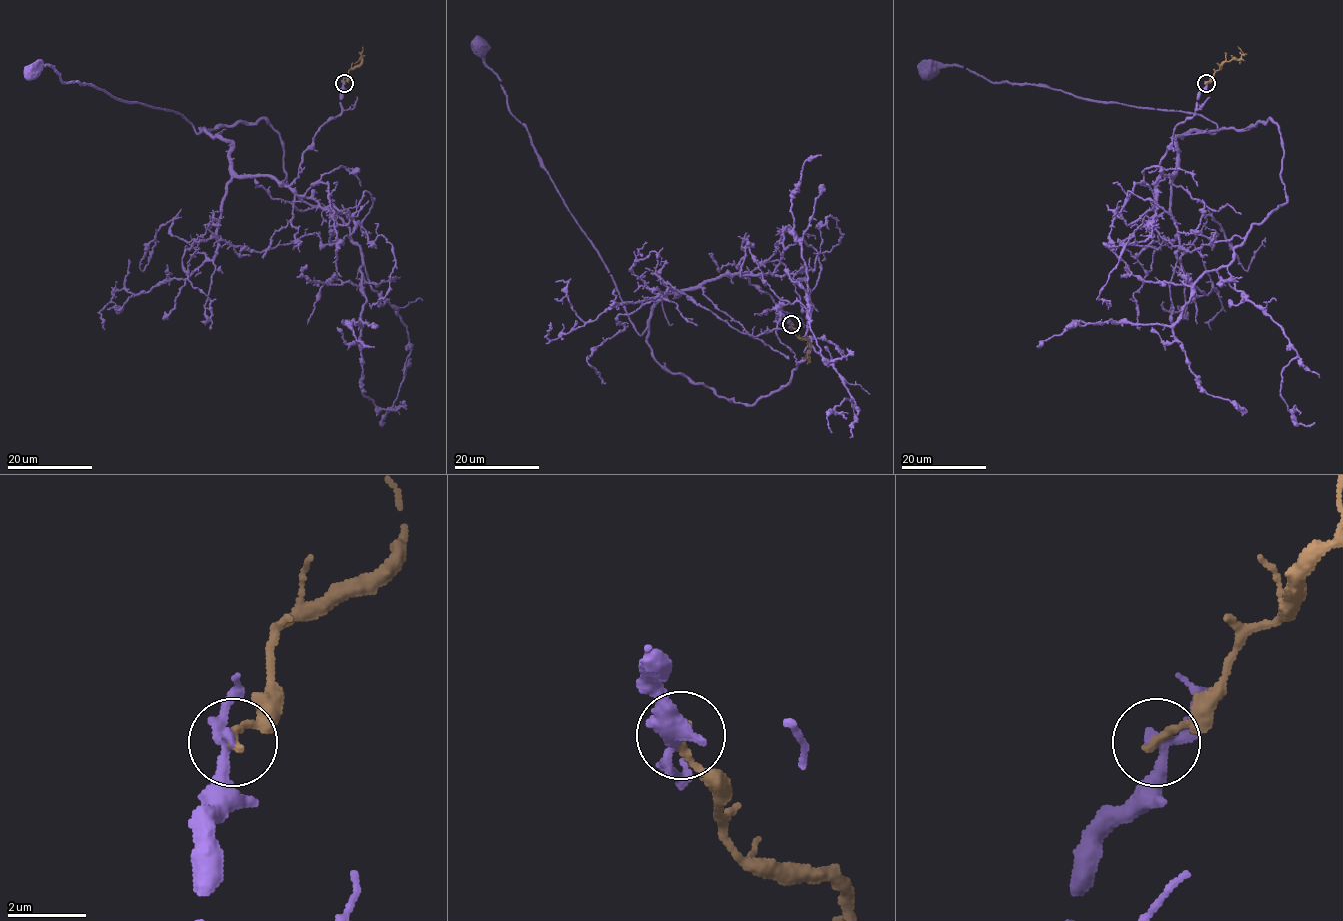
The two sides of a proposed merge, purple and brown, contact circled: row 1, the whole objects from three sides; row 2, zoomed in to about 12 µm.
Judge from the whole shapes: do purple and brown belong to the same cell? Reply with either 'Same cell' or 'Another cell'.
Another cell

